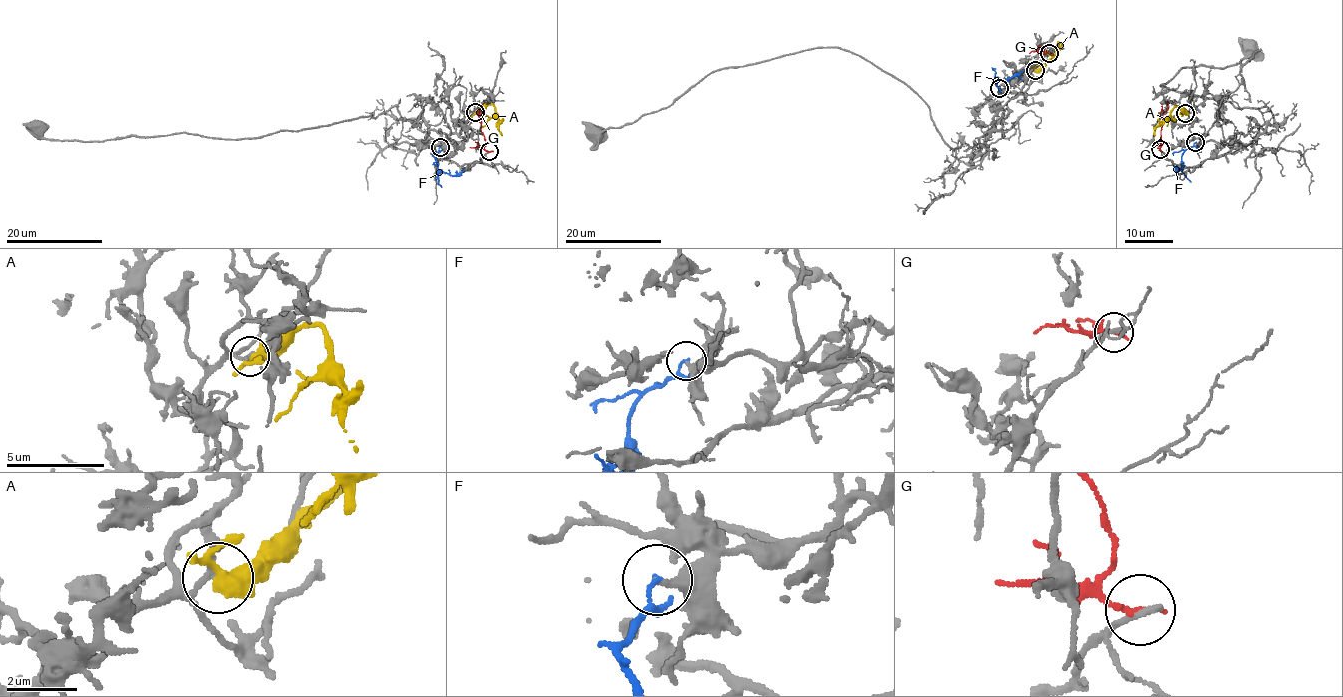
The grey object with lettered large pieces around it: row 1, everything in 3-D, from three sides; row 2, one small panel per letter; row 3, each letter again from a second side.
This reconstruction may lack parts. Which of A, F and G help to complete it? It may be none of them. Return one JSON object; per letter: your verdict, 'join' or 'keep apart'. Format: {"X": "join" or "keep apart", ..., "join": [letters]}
{"A": "keep apart", "F": "keep apart", "G": "keep apart", "join": []}

